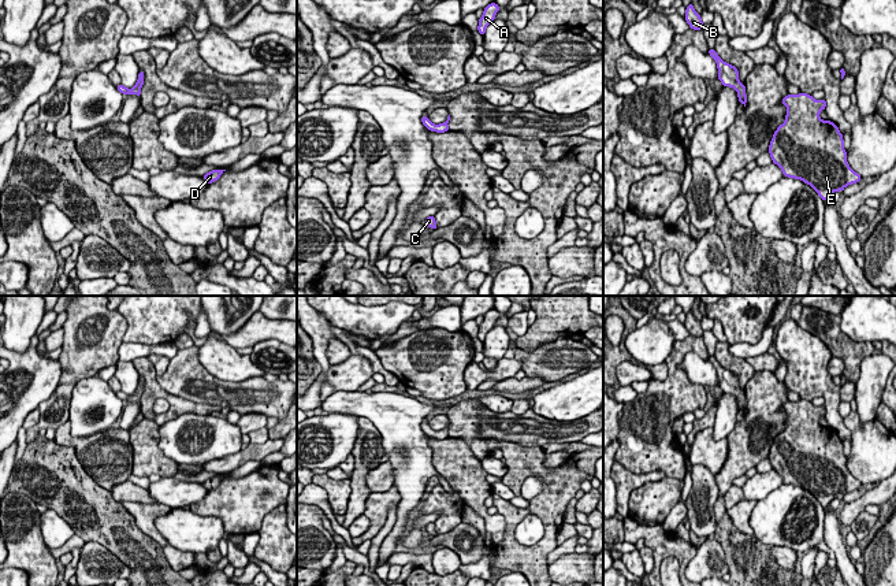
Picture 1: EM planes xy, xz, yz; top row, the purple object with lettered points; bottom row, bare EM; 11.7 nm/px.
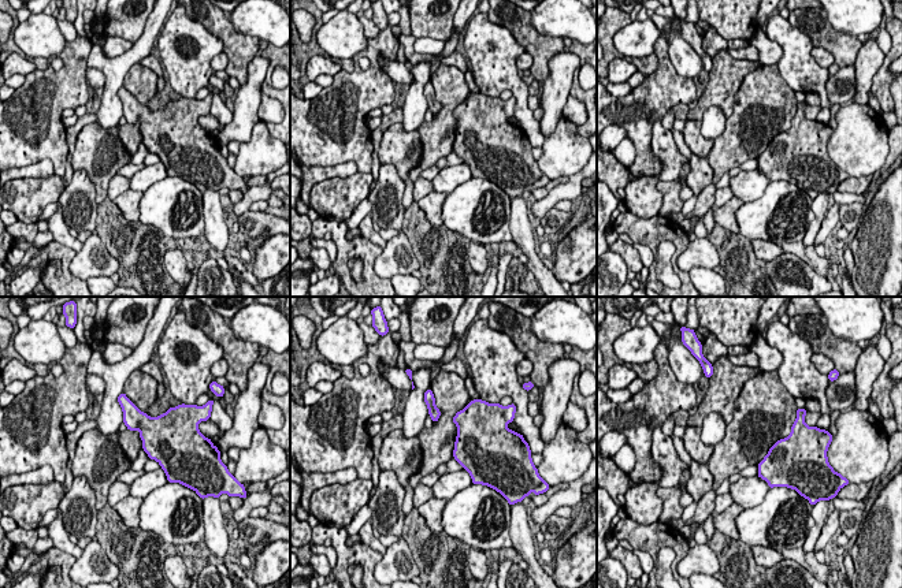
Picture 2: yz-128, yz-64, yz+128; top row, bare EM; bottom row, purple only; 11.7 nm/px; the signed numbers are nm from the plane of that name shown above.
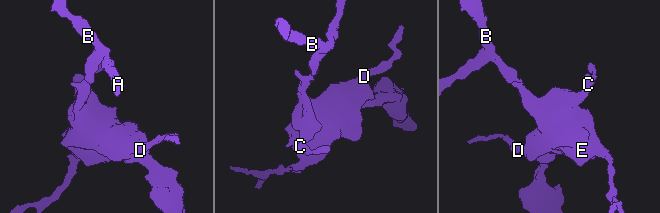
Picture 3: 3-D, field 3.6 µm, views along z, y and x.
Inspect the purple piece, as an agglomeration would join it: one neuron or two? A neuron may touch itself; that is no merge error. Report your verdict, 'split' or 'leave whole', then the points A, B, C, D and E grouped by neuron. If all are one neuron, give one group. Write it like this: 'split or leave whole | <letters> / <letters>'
leave whole | A B C D E

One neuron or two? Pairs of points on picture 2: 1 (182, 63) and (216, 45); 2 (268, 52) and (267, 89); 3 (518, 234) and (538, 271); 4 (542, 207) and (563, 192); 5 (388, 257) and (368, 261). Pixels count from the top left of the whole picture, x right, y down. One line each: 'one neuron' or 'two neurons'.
1: one neuron
2: one neuron
3: one neuron
4: one neuron
5: two neurons

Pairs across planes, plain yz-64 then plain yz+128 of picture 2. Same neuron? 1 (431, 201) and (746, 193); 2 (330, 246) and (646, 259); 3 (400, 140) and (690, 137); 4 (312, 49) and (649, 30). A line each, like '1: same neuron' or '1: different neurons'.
1: different neurons
2: same neuron
3: same neuron
4: different neurons

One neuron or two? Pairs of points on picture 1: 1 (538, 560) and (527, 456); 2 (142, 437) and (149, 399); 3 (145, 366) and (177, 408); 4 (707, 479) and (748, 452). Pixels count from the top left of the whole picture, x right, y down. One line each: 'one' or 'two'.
1: one
2: two
3: one
4: two

